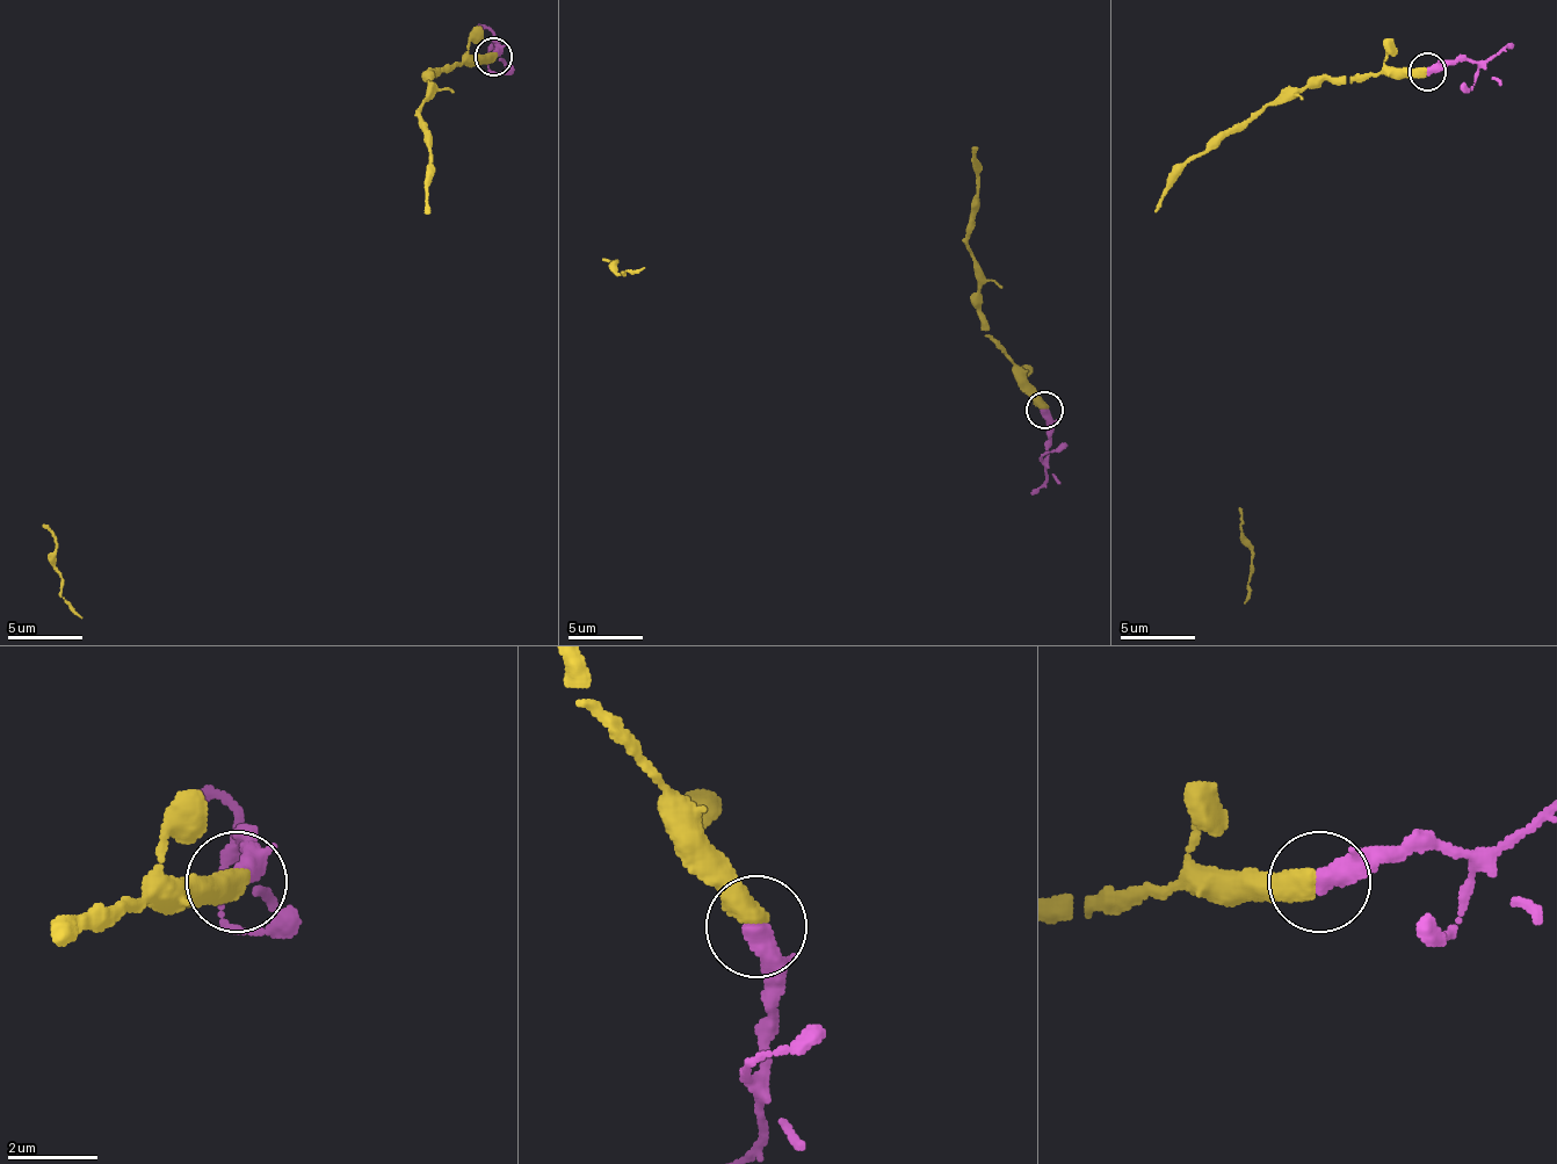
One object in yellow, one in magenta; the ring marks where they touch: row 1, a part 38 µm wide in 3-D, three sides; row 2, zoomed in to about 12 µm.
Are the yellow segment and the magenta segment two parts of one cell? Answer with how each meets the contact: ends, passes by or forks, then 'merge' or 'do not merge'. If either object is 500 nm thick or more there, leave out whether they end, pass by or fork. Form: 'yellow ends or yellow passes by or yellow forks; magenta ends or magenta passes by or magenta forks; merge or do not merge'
merge

